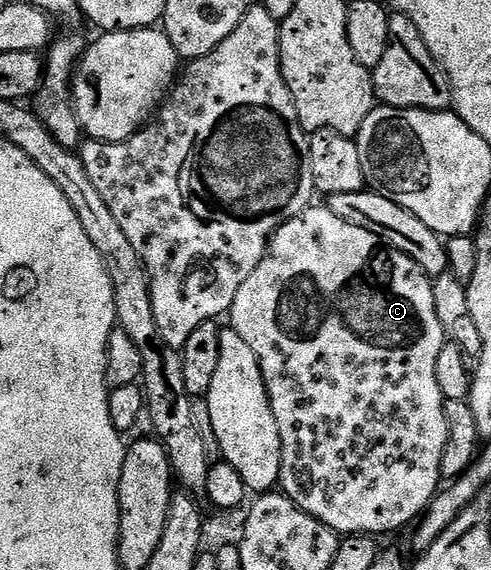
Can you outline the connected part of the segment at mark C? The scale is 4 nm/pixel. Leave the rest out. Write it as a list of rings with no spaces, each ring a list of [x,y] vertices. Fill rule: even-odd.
[[[309,206],[272,235],[262,262],[258,262],[254,274],[242,282],[242,290],[238,290],[238,298],[234,298],[230,324],[238,334],[242,334],[242,338],[246,338],[250,350],[254,350],[260,359],[264,384],[268,387],[268,397],[282,438],[279,487],[283,495],[289,496],[306,514],[318,518],[318,522],[330,526],[330,530],[341,537],[365,535],[380,538],[383,532],[396,532],[412,519],[411,524],[423,517],[442,484],[440,467],[442,450],[446,450],[448,427],[445,399],[442,390],[438,390],[438,377],[434,370],[438,367],[438,354],[446,343],[446,335],[435,309],[433,281],[409,256],[391,248],[370,234],[370,230],[354,226],[354,222],[346,222],[346,218],[338,218],[338,214],[331,212],[327,206],[316,207]]]

